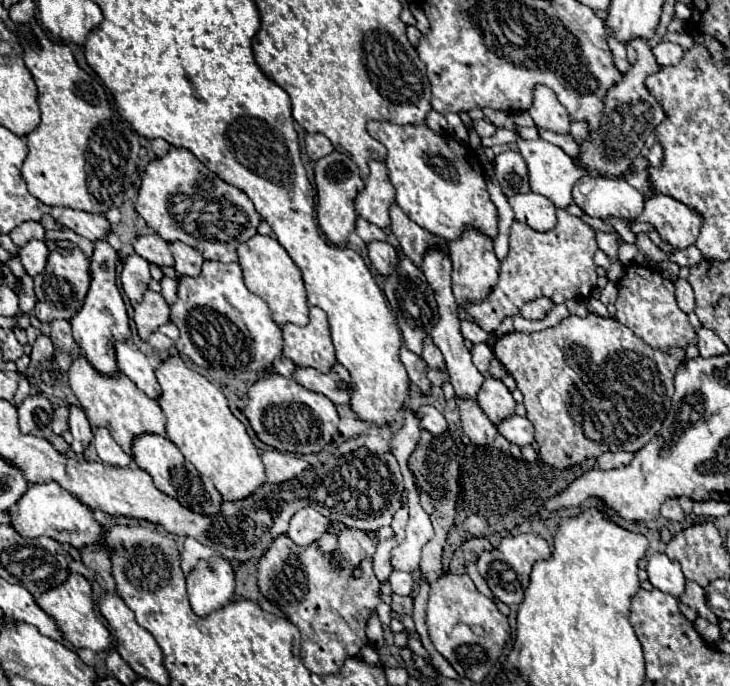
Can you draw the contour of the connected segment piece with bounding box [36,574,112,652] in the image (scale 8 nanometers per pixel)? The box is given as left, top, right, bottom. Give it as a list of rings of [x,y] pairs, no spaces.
[[[70,574],[68,580],[58,586],[52,588],[48,592],[44,592],[42,596],[36,598],[38,606],[56,620],[56,624],[60,626],[64,638],[74,646],[74,648],[90,648],[94,652],[104,652],[112,646],[112,638],[108,628],[102,624],[102,620],[96,616],[94,610],[94,598],[92,598],[92,586],[90,582],[80,576],[80,574]]]

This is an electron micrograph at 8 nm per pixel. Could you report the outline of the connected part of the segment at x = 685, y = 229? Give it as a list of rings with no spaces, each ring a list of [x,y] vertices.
[[[654,194],[652,198],[646,198],[640,222],[654,224],[666,242],[682,250],[696,242],[704,218],[694,208],[688,208],[672,196]]]

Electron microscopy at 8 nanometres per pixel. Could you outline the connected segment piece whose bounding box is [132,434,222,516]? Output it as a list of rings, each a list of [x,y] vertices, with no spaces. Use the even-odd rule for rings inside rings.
[[[142,434],[134,440],[132,452],[136,456],[138,466],[152,476],[158,490],[172,496],[184,508],[188,508],[196,514],[202,514],[202,516],[218,516],[220,514],[220,506],[222,506],[220,492],[214,488],[214,484],[210,480],[206,484],[194,466],[192,466],[192,470],[186,468],[186,458],[182,456],[182,452],[176,448],[174,442],[170,442],[164,436],[158,436],[158,434]]]

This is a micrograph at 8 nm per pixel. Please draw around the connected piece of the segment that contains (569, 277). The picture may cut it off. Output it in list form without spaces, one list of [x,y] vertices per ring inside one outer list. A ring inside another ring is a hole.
[[[558,210],[558,224],[548,232],[536,232],[528,224],[514,222],[510,228],[510,252],[500,266],[500,280],[490,296],[480,304],[466,304],[466,312],[476,324],[494,334],[506,316],[518,316],[520,308],[536,298],[552,298],[554,304],[562,304],[570,298],[586,300],[596,288],[596,232],[582,220],[566,210]]]

